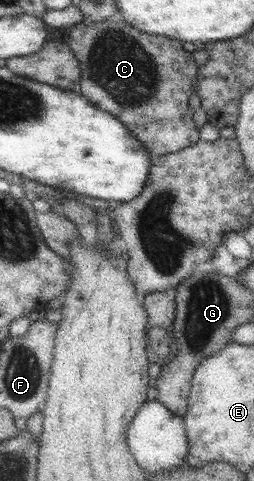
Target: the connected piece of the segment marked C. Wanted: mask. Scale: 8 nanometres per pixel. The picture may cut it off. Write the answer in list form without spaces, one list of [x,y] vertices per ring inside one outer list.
[[[116,17],[97,23],[83,20],[75,24],[69,31],[66,44],[80,68],[80,95],[96,109],[106,111],[123,123],[125,130],[143,144],[151,159],[179,151],[199,141],[198,129],[191,120],[193,111],[188,105],[191,84],[199,74],[199,66],[193,56],[183,50],[182,42],[163,35],[143,33]]]

